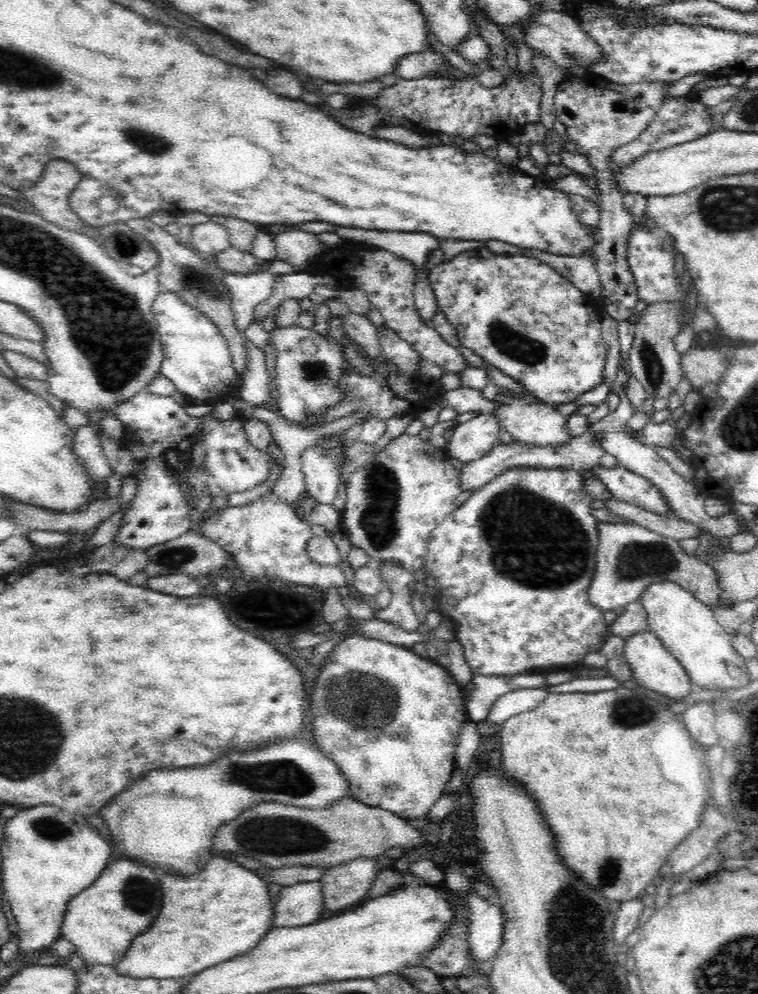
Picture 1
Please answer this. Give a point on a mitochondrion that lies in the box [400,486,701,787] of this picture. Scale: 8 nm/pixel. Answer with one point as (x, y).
(635, 560)

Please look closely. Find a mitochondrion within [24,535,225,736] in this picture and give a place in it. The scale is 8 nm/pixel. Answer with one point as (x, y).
(169, 559)

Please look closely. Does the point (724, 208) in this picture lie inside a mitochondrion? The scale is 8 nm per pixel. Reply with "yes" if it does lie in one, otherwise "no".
yes

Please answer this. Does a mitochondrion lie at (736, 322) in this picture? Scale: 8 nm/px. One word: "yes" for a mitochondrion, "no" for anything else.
no

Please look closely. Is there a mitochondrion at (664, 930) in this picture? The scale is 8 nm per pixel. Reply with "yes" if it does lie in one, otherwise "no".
no

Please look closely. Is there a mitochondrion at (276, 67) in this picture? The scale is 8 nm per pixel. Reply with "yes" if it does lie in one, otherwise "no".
no

